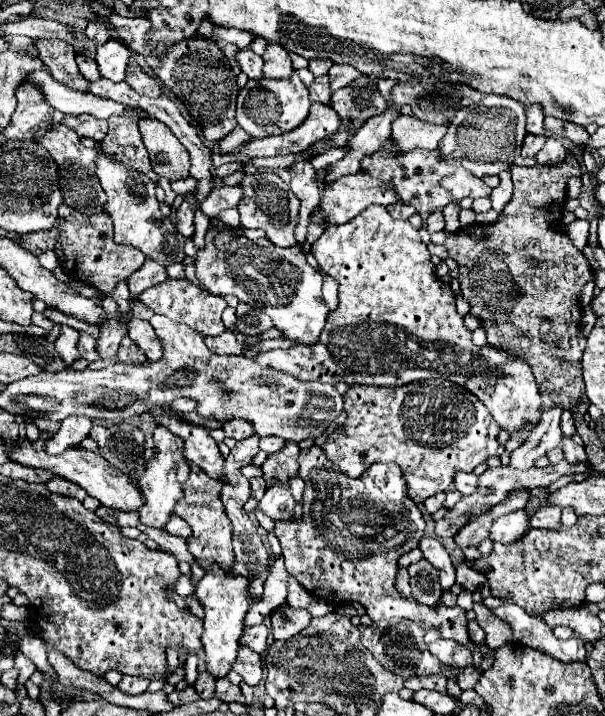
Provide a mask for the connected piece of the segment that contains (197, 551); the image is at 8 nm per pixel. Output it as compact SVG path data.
M192 464L192 472L184 482L184 500L180 500L180 506L176 506L176 514L192 526L192 536L188 538L188 546L204 570L208 570L214 562L218 562L222 568L228 568L234 562L232 522L226 516L220 492L222 492L220 480L216 482L210 476L204 476L204 472L200 472L196 464Z

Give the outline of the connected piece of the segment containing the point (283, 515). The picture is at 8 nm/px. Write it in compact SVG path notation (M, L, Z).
M278 480L266 490L264 498L258 504L258 510L266 512L274 520L290 520L294 512L294 498L290 494L288 486L282 486Z

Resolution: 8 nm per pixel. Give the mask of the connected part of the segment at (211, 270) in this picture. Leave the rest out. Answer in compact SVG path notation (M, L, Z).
M222 220L208 228L206 234L206 246L198 250L196 254L196 278L200 284L210 292L218 296L234 294L240 302L268 314L274 322L274 328L278 328L284 336L284 340L290 340L294 344L312 346L316 344L324 320L328 316L328 308L322 300L322 274L314 266L306 262L306 256L300 248L278 248L268 238L248 240L246 236L240 236L222 248L216 248L214 238L224 232L224 228L230 228Z

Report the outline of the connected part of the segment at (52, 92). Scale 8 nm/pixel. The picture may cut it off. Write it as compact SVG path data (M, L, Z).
M46 68L36 70L32 74L28 74L26 80L32 80L32 84L40 86L40 90L44 92L44 98L62 114L70 114L70 116L78 116L78 114L92 114L94 118L110 118L112 114L120 114L124 112L124 104L94 96L94 94L82 94L76 90L68 90L64 88L64 84L56 82Z

